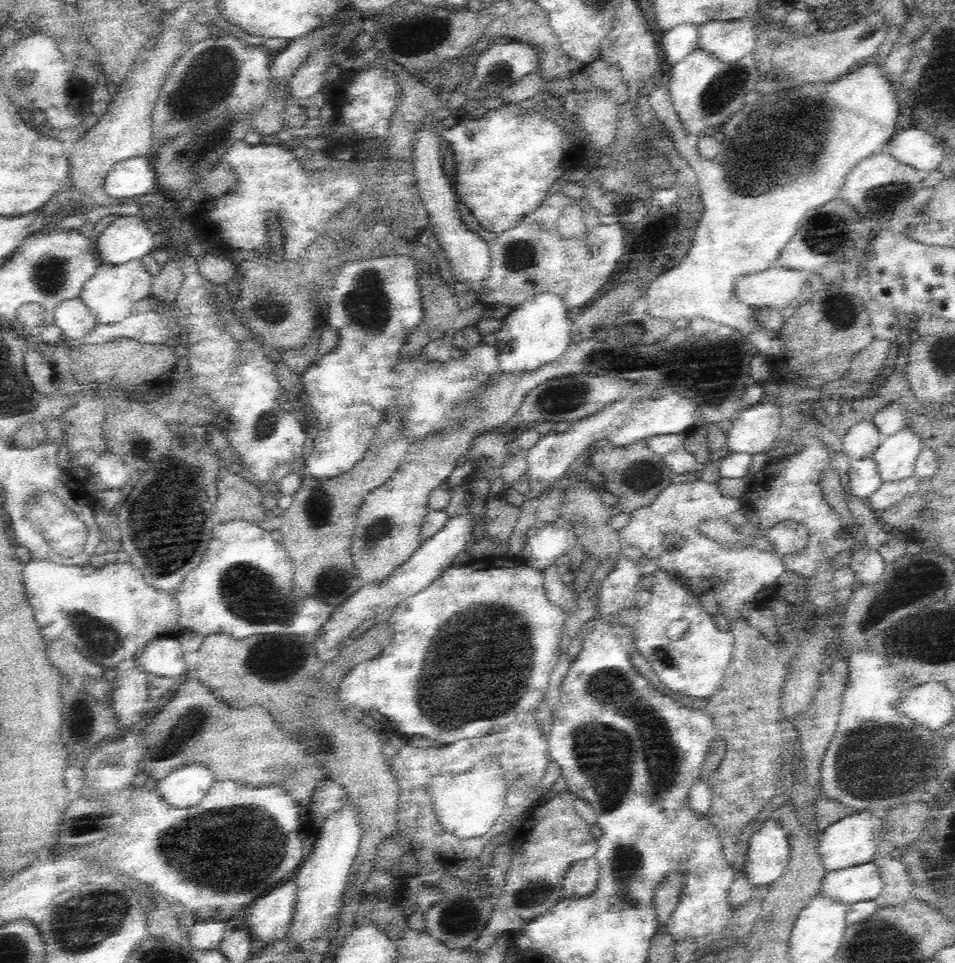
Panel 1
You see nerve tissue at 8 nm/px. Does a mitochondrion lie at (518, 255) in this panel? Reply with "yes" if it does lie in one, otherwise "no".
yes

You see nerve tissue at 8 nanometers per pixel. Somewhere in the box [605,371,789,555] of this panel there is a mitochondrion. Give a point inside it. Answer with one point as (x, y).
(643, 477)

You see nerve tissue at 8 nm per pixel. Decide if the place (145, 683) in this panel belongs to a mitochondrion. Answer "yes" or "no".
no

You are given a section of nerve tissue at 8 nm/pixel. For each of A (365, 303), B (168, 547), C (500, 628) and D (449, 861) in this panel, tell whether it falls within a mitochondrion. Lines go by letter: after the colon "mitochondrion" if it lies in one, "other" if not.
A: mitochondrion
B: mitochondrion
C: mitochondrion
D: other

